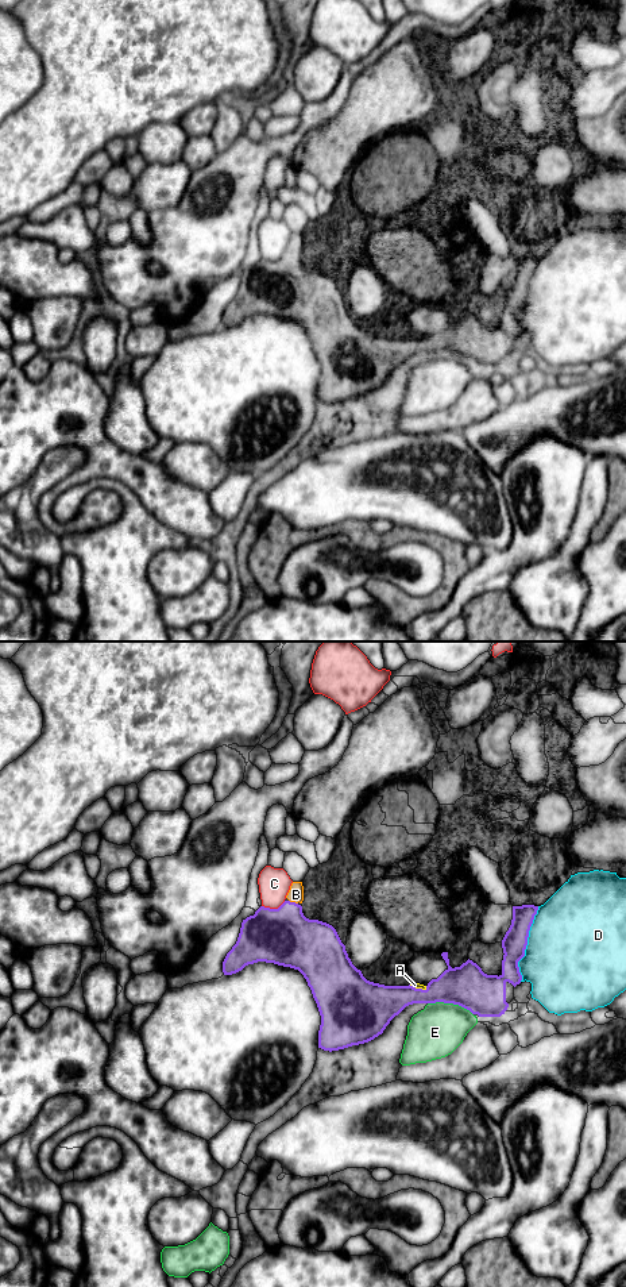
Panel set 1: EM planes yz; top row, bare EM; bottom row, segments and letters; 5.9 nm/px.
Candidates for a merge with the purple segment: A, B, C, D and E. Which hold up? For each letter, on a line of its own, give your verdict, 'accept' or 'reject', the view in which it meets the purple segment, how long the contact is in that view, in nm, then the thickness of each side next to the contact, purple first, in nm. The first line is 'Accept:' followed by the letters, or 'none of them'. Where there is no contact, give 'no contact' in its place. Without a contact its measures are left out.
Accept: A, B
A: accept | yz | 110 nm | 240/30 nm
B: accept | yz | 60 nm | 340/100 nm
C: reject | yz | 150 nm | 340/190 nm
D: reject | yz | 460 nm | 150/500 nm
E: reject | yz | 280 nm | 260/300 nm

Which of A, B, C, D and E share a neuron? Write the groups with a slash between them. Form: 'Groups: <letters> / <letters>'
Groups: A B / C / D / E

